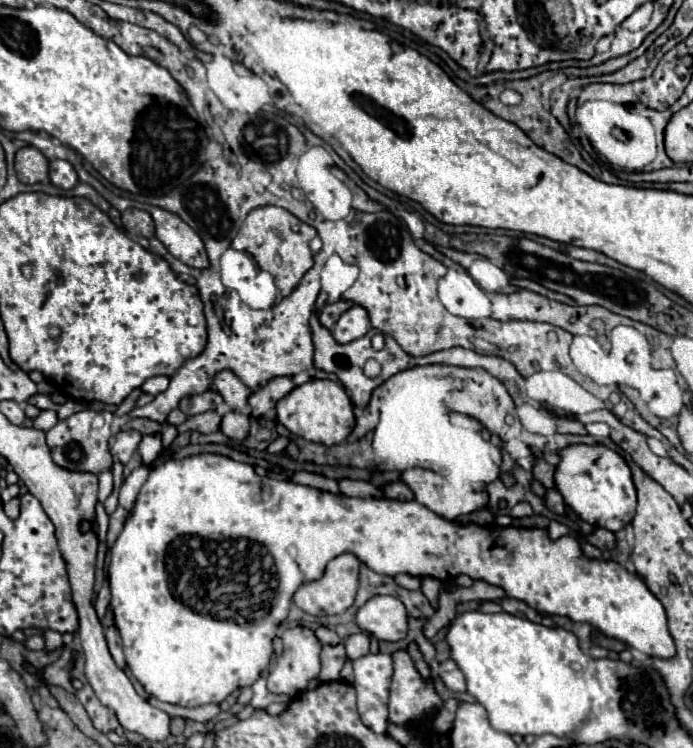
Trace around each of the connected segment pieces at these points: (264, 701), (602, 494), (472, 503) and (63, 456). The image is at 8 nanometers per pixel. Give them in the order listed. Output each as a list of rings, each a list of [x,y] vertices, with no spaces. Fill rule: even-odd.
[[[260,676],[256,682],[254,682],[254,686],[252,686],[252,692],[254,692],[254,696],[252,696],[252,706],[254,708],[266,708],[268,704],[272,704],[272,702],[284,702],[286,698],[282,698],[282,696],[276,696],[276,694],[272,694],[272,692],[268,692],[268,688],[266,688],[266,678],[264,676]]]
[[[602,444],[568,446],[560,452],[560,464],[554,478],[556,488],[562,492],[566,504],[592,526],[602,526],[610,532],[618,532],[634,518],[636,490],[632,486],[630,468],[614,450]]]
[[[428,364],[398,372],[380,384],[372,398],[380,400],[380,422],[374,430],[372,448],[384,462],[386,470],[402,472],[400,480],[410,486],[414,500],[430,508],[446,520],[456,520],[488,504],[486,492],[472,492],[472,484],[490,484],[501,478],[507,487],[515,484],[511,473],[501,473],[490,458],[492,444],[482,438],[482,424],[466,414],[452,412],[444,404],[444,396],[454,390],[464,390],[464,380],[448,376],[430,376],[428,372],[448,372],[442,364]],[[424,466],[424,468],[410,468]],[[440,474],[440,476],[438,476]],[[444,478],[450,482],[446,482]]]
[[[82,410],[82,412],[76,412],[72,414],[68,420],[62,420],[58,422],[54,428],[50,428],[46,432],[48,436],[48,448],[52,450],[52,458],[58,466],[66,468],[66,470],[76,470],[76,472],[104,472],[104,470],[110,470],[112,468],[112,456],[110,456],[110,450],[108,450],[108,440],[112,436],[110,432],[110,424],[112,424],[112,414],[110,412],[104,412],[100,416],[100,412],[92,412],[92,410]],[[98,418],[104,418],[102,426],[94,426],[94,420]]]

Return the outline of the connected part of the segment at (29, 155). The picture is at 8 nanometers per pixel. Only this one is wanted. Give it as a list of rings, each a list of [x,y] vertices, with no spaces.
[[[24,146],[16,152],[14,168],[18,180],[24,184],[44,182],[48,178],[48,158],[34,146]]]

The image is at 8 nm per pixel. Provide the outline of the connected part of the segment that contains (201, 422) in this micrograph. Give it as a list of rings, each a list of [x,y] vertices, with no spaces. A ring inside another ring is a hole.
[[[204,412],[200,416],[190,416],[184,424],[178,426],[180,432],[188,432],[188,430],[196,430],[200,434],[212,434],[220,428],[220,416],[216,412]]]

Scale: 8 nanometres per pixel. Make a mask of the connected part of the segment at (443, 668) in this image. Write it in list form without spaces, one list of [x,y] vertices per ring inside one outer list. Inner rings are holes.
[[[446,660],[440,664],[440,678],[444,684],[454,692],[466,692],[466,678],[460,672],[458,664],[454,660]]]

